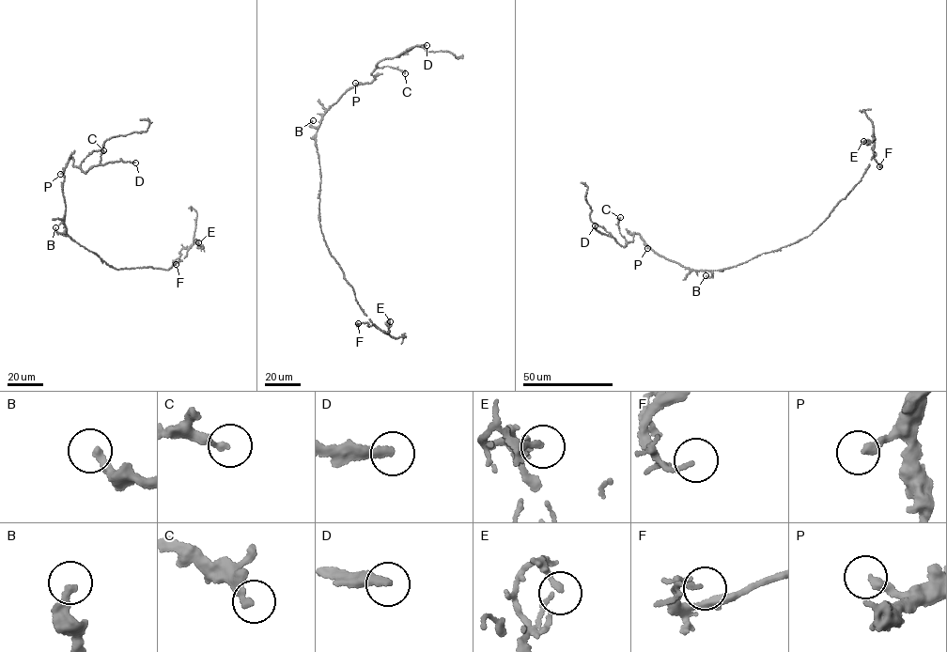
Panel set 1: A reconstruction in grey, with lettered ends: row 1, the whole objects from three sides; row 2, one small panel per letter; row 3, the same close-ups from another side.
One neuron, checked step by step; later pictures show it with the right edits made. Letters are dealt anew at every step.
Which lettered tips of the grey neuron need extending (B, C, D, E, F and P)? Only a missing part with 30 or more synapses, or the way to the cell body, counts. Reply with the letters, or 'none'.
D

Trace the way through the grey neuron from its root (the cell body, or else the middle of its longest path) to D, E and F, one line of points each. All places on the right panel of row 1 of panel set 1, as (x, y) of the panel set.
D: (734, 266), (691, 270), (662, 256), (639, 234), (635, 233), (633, 240), (624, 246), (595, 225)
E: (734, 266), (795, 242), (817, 228), (865, 173), (873, 155), (873, 134), (872, 141), (863, 141)
F: (734, 266), (811, 234), (865, 173), (873, 148), (875, 160), (879, 166)

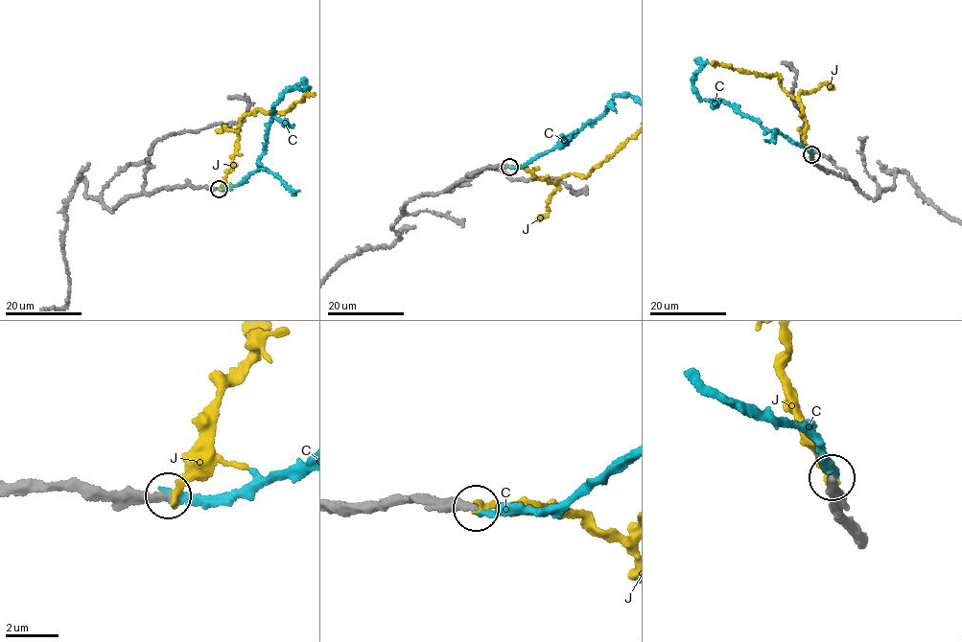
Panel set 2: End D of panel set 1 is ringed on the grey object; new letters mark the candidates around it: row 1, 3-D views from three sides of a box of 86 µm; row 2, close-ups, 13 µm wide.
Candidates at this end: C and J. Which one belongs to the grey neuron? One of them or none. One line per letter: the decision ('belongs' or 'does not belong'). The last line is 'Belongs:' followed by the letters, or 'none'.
C: belongs
J: does not belong
Belongs: C

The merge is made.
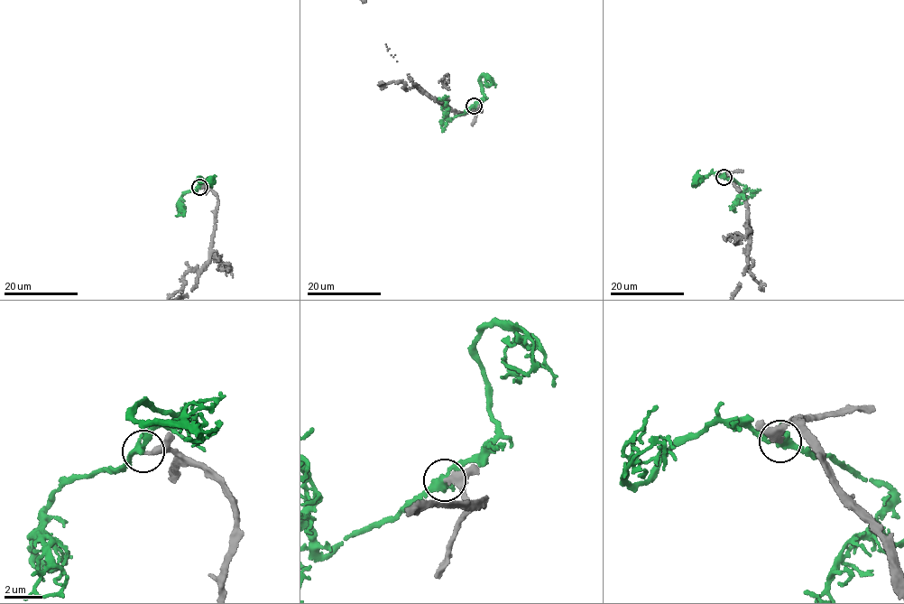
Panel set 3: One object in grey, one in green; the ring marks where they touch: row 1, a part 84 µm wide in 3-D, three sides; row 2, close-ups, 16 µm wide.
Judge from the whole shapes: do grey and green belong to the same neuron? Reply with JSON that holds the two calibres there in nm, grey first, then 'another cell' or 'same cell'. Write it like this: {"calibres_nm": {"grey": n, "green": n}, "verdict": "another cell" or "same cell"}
{"calibres_nm": {"grey": 320, "green": 360}, "verdict": "same cell"}

